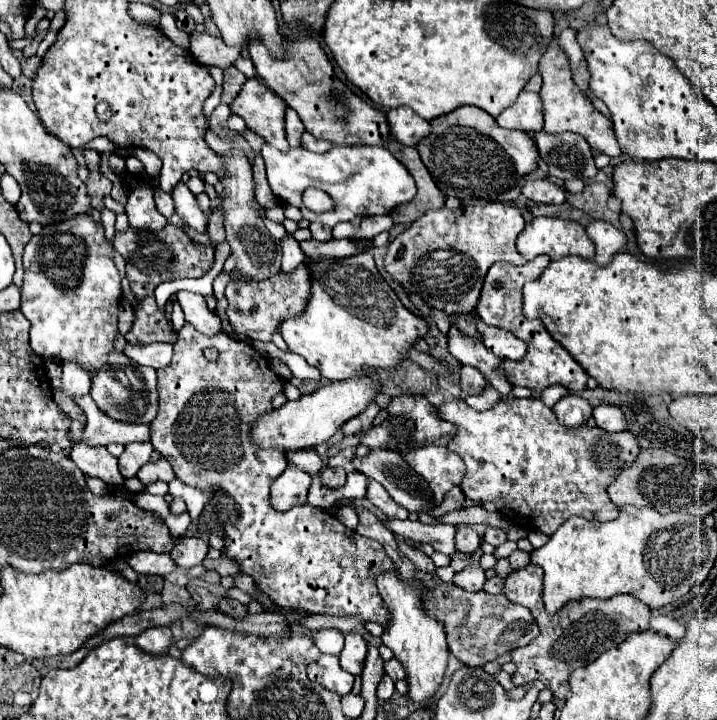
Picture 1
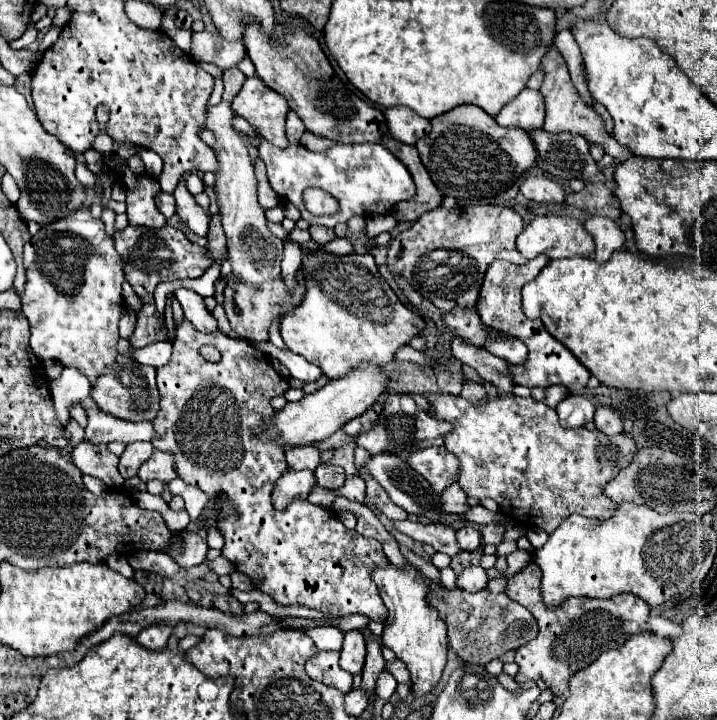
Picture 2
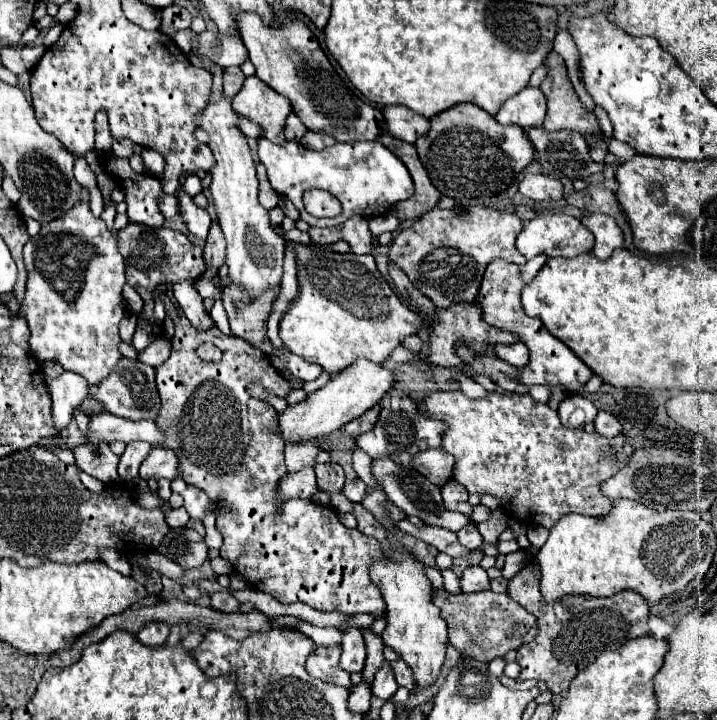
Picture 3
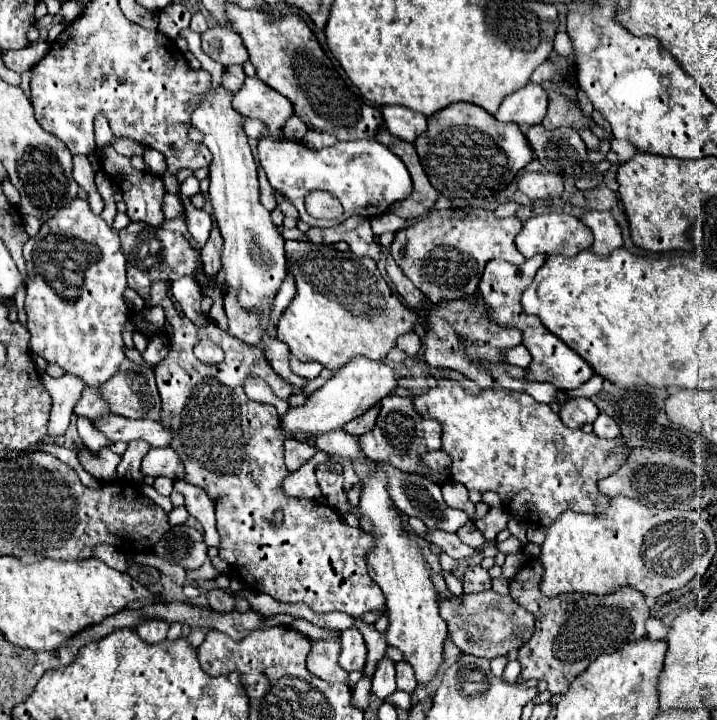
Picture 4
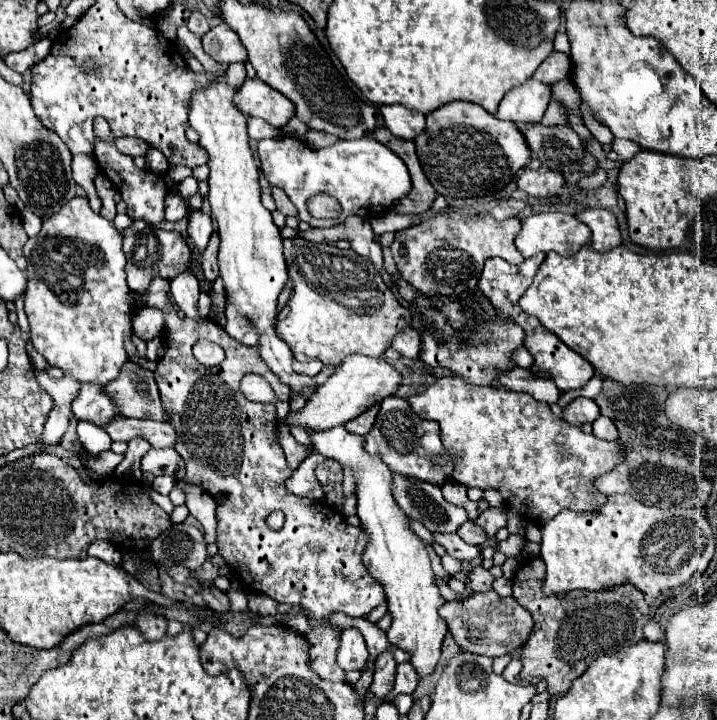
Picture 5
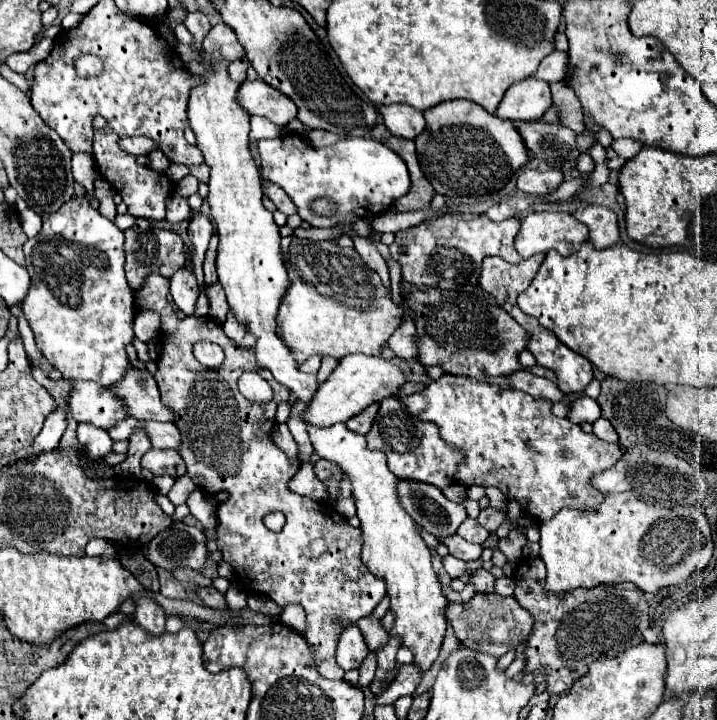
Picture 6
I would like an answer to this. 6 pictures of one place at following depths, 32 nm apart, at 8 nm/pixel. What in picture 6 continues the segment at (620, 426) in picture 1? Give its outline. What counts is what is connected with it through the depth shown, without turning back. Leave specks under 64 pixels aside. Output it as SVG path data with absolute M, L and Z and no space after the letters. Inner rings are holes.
M598 418L594 422L594 434L604 440L604 442L618 442L618 436L616 436L616 430L612 428L612 424L606 420L606 418Z

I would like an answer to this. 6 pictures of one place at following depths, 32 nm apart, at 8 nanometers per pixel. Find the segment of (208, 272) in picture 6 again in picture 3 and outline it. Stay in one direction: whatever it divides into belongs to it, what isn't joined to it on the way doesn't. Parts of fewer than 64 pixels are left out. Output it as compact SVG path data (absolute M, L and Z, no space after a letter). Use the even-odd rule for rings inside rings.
M214 220L214 224L212 224L212 228L210 228L210 236L208 236L208 240L206 240L206 244L204 244L204 262L206 262L206 270L218 270L224 262L224 234L220 232L220 226L216 224L216 220Z

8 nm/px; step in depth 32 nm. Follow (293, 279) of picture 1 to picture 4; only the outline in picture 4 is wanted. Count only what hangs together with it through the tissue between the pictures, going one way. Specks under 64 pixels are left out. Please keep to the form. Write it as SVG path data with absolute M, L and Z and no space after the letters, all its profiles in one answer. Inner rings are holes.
M224 290L224 310L228 316L228 334L242 340L244 344L258 346L260 344L260 328L256 328L256 316L248 316L248 312L240 312L236 304L236 296Z

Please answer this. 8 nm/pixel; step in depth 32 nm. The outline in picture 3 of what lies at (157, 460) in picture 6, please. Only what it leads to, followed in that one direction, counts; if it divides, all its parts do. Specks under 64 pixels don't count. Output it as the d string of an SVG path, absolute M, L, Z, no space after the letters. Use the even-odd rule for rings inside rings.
M154 448L140 466L140 478L168 478L174 480L180 476L178 456L168 448Z

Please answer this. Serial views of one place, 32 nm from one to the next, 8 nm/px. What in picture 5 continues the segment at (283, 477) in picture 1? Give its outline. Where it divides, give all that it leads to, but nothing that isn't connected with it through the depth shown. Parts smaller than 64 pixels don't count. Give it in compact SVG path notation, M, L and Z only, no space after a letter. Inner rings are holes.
M312 452L296 470L294 474L286 480L286 488L288 492L296 494L296 496L306 496L310 500L316 500L316 502L322 502L324 500L324 490L322 490L322 484L318 482L318 478L314 476L314 468L320 460L324 459L320 454Z

